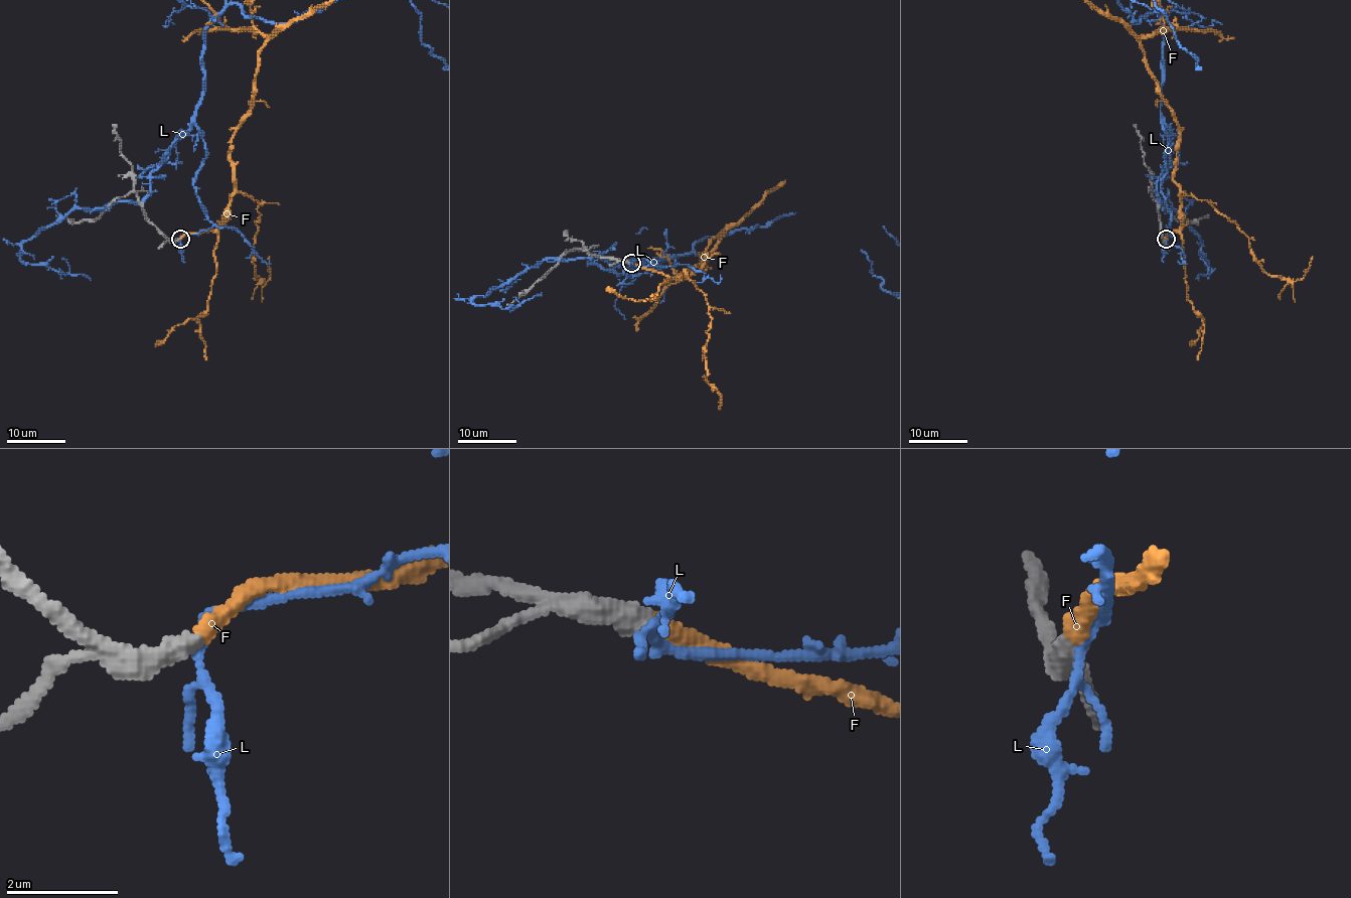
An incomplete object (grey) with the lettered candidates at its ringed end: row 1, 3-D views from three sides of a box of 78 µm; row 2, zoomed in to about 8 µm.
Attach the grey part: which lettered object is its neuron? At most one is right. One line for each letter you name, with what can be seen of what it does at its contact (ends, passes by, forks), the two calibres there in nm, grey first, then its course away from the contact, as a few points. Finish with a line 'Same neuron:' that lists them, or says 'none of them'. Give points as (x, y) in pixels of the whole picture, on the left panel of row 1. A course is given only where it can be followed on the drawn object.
F: it ends | 420/280 nm | via (178, 239), (221, 220), (234, 191), (231, 141), (268, 38), (226, 28)
Same neuron: F

